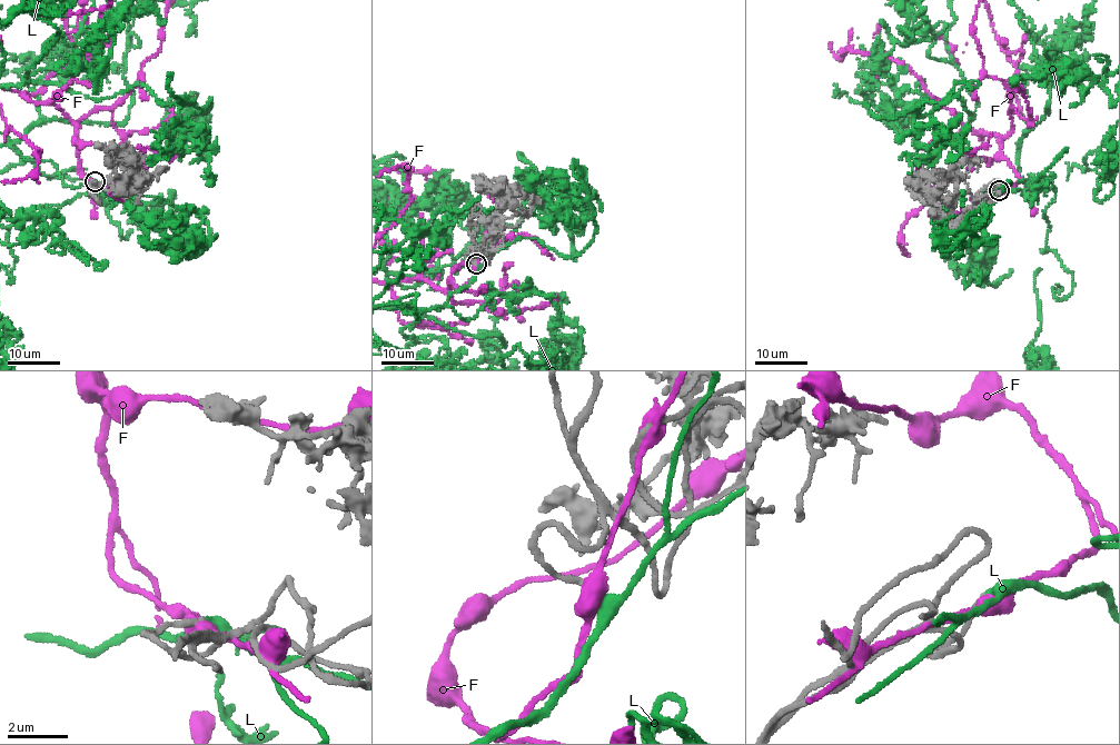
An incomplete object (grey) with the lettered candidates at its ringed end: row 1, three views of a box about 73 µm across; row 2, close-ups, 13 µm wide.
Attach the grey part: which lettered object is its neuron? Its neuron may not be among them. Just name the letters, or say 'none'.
L

